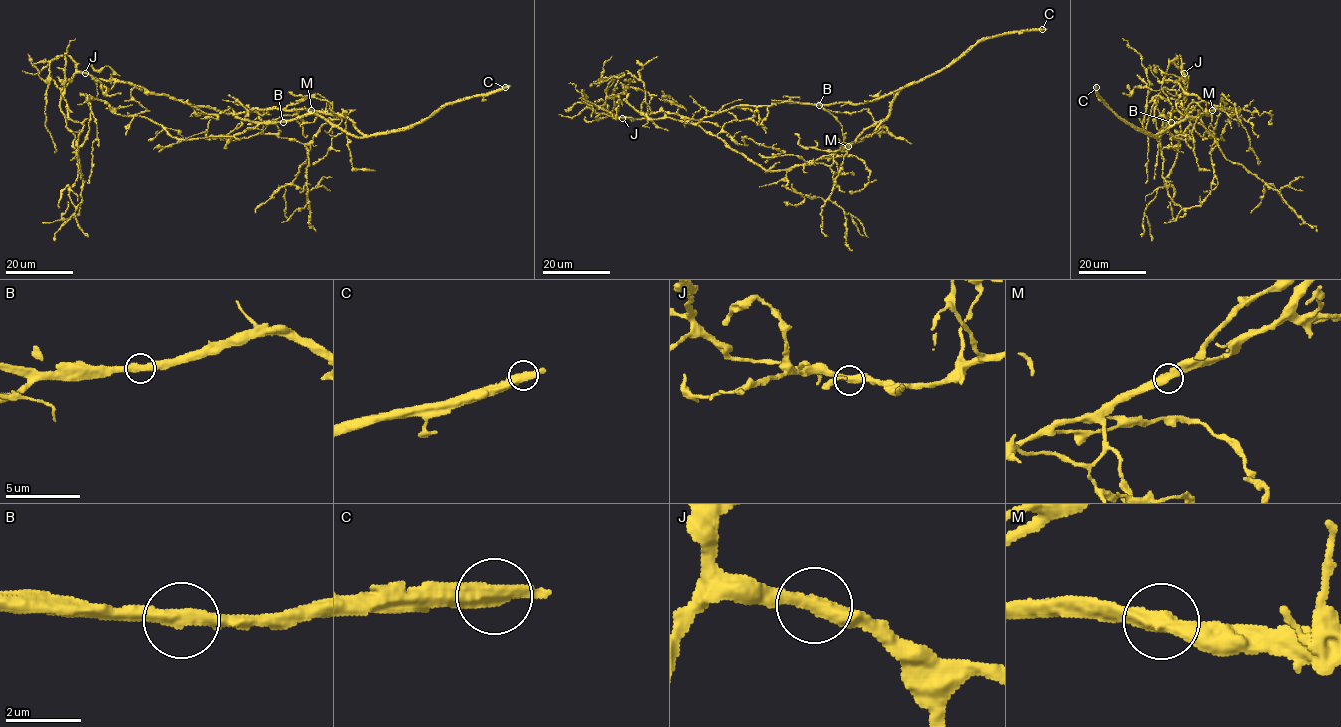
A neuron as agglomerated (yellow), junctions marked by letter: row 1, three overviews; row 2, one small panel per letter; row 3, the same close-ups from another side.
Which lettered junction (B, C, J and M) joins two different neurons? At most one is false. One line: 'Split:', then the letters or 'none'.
Split: none

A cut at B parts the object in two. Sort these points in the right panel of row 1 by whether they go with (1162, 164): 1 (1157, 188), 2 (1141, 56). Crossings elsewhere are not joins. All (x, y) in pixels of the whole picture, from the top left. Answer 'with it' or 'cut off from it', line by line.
1: cut off from it
2: with it

